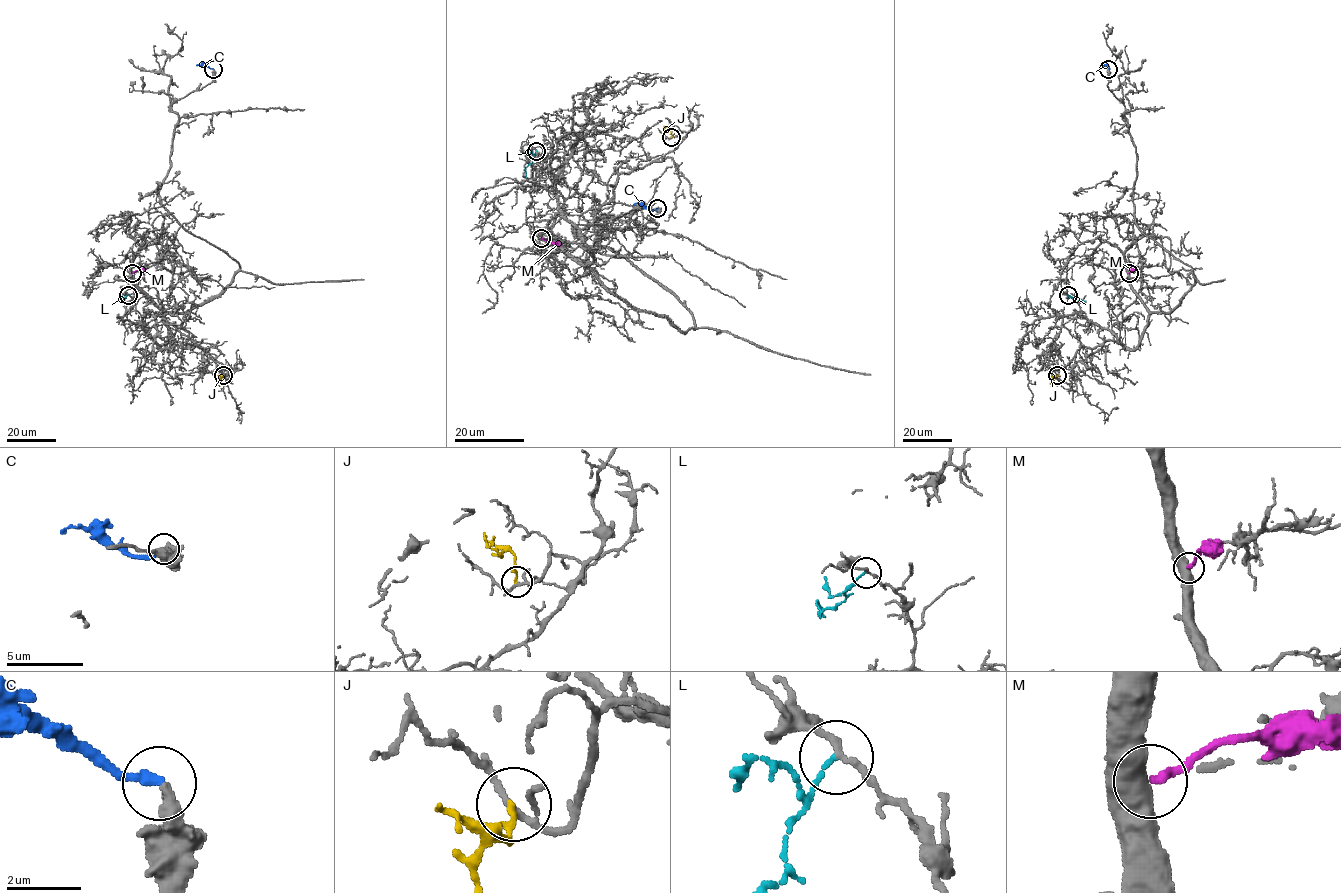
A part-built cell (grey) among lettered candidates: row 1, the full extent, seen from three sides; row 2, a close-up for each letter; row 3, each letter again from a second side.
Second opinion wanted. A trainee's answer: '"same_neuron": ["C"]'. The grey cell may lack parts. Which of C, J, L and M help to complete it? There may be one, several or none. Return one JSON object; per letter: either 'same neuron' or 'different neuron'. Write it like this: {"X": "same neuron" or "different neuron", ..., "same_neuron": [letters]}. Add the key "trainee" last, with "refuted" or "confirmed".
{"C": "same neuron", "J": "different neuron", "L": "different neuron", "M": "different neuron", "same_neuron": ["C"], "trainee": "confirmed"}

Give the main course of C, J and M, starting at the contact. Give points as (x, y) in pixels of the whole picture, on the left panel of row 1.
C: (213, 69), (196, 65)
J: (223, 374), (219, 386)
M: (131, 273), (146, 270)

